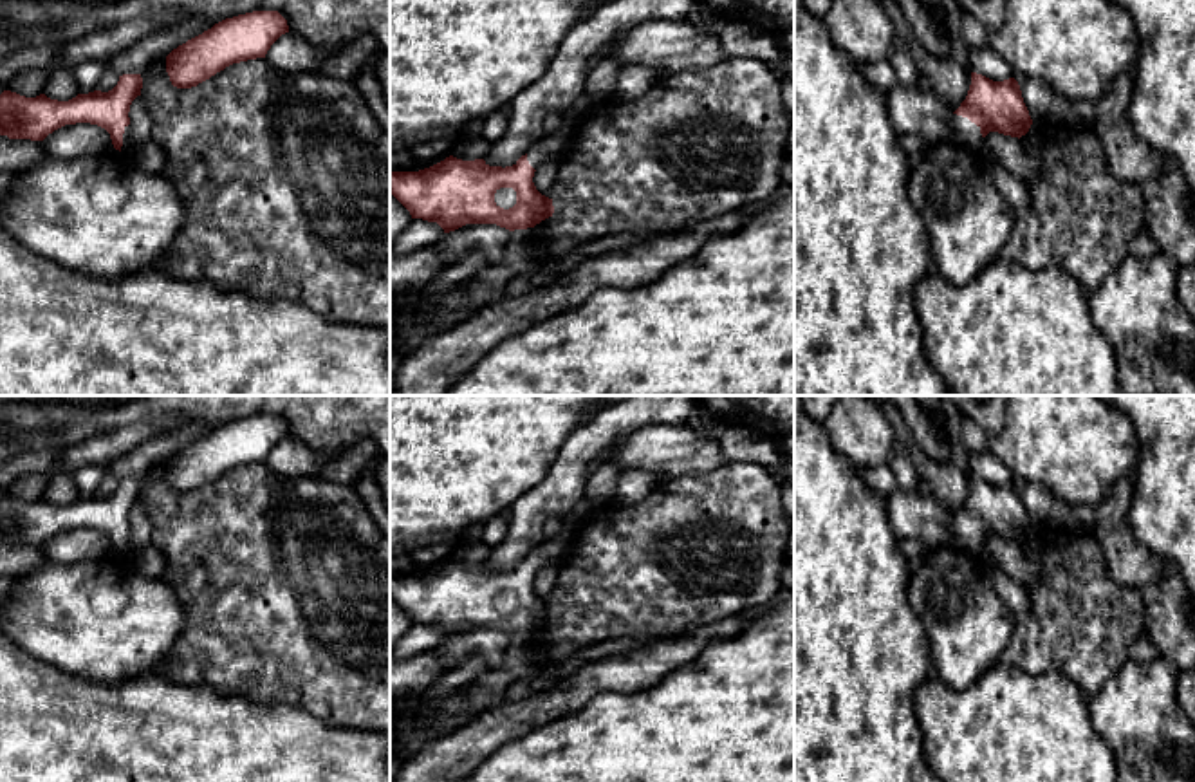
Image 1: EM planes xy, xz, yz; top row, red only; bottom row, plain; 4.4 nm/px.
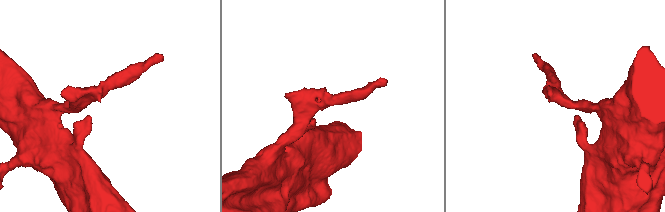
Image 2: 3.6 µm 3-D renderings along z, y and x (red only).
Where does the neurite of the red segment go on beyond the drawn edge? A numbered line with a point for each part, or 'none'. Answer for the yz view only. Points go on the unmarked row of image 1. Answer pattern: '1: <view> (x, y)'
1: yz (964, 537)

